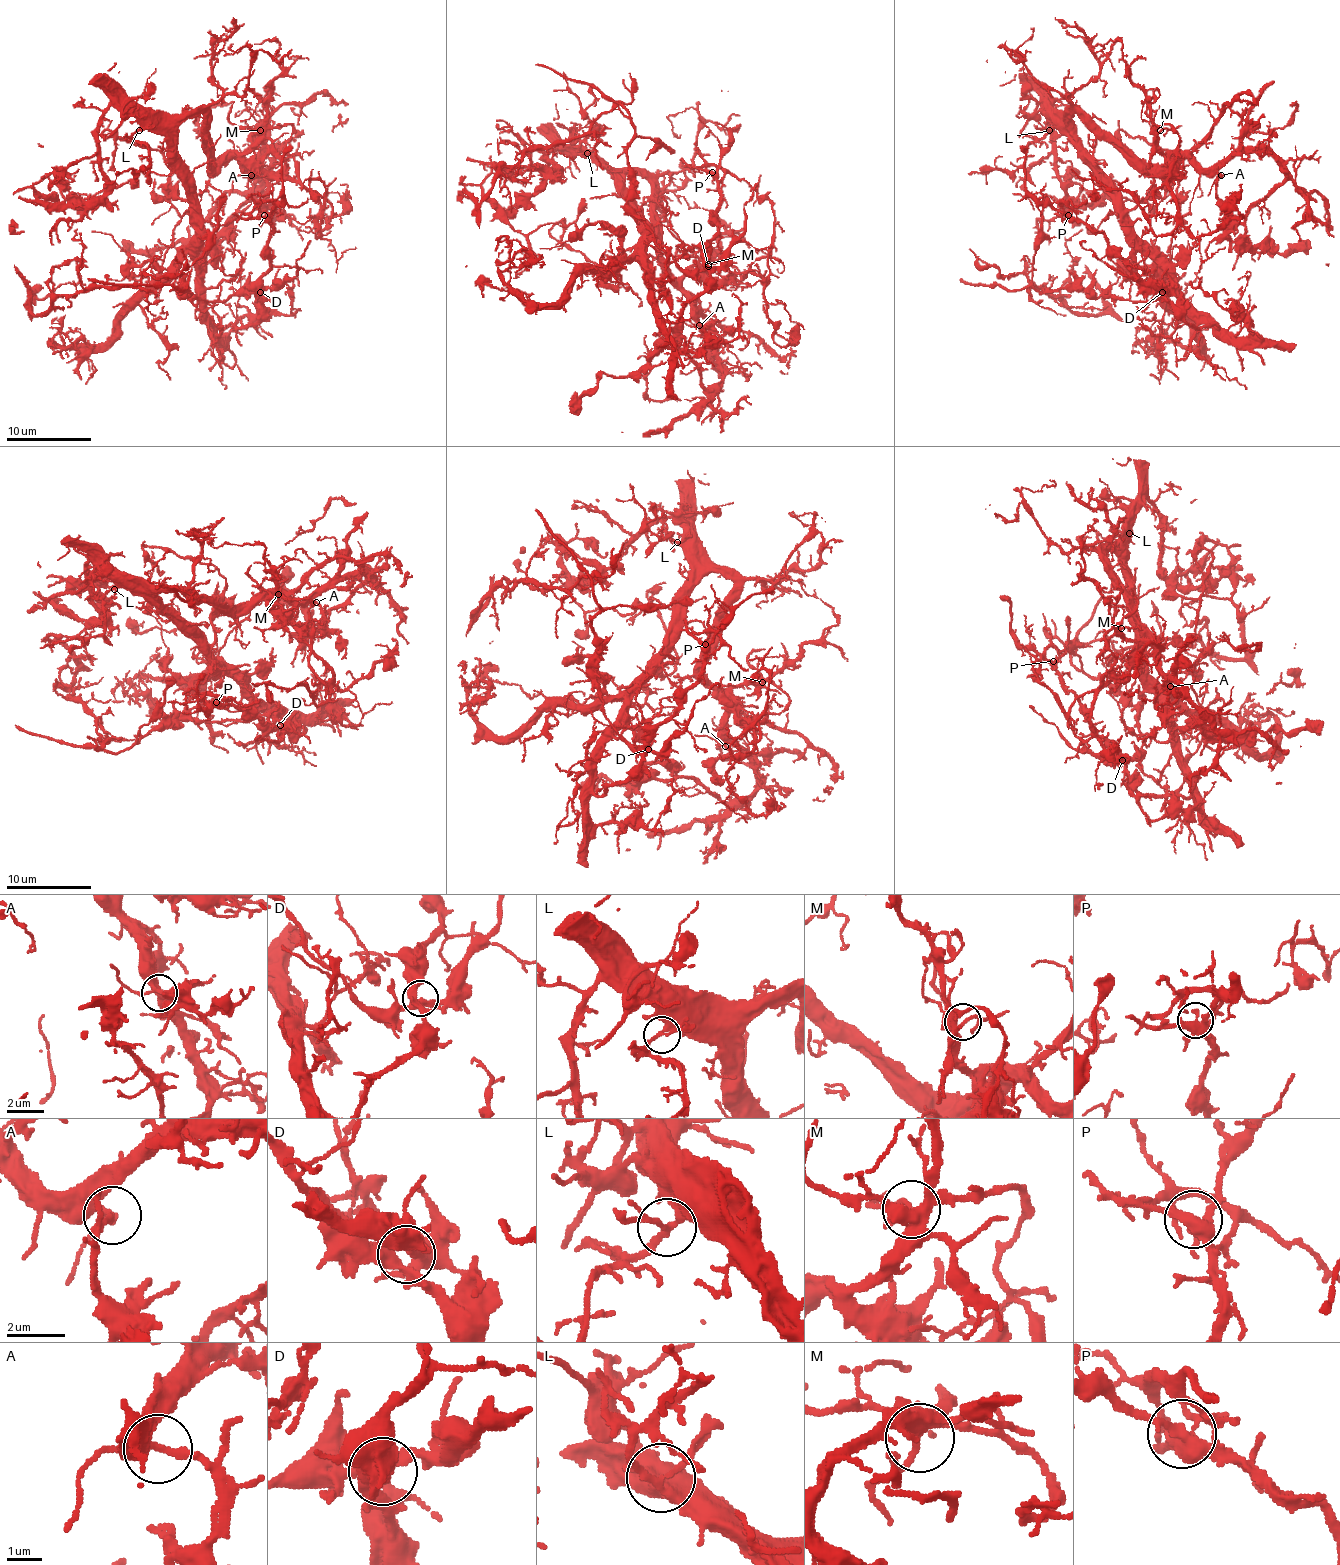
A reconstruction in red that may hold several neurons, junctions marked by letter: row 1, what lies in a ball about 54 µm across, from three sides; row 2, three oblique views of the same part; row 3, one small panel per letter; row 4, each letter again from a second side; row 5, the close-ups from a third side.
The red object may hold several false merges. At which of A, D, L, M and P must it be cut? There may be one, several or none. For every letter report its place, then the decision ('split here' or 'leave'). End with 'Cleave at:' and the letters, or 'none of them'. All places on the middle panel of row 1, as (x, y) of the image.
A: at (699, 325); leave
D: at (708, 266); leave
L: at (587, 153); leave
M: at (708, 264); leave
P: at (712, 172); leave
Cleave at: none of them

